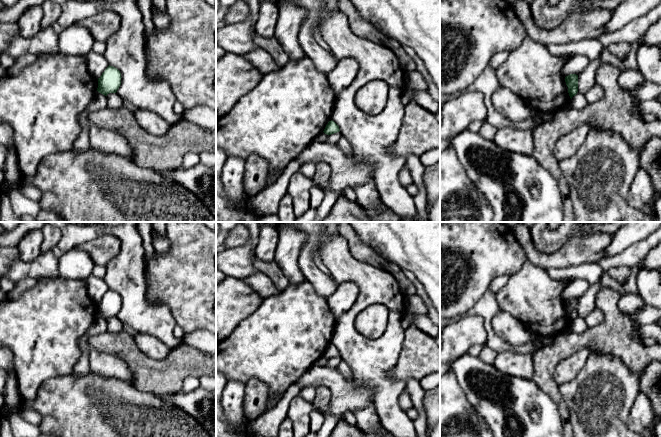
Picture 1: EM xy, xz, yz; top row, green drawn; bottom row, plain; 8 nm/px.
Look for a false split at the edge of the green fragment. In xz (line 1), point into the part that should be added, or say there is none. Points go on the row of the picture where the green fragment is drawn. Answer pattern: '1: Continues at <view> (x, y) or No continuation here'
1: No continuation here

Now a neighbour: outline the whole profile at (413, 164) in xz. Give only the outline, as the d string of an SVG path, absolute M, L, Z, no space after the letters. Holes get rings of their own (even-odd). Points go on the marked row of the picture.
M409 155L406 158L405 166L412 178L413 182L418 186L419 192L413 197L416 207L416 216L414 218L400 220L399 222L426 222L428 221L428 210L427 210L427 191L424 185L424 166L420 162L420 157L415 155Z

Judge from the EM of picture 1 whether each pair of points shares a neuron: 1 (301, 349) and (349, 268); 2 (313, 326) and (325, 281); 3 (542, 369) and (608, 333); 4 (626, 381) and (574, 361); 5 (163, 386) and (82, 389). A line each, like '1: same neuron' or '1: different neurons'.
1: different neurons
2: different neurons
3: same neuron
4: different neurons
5: different neurons

